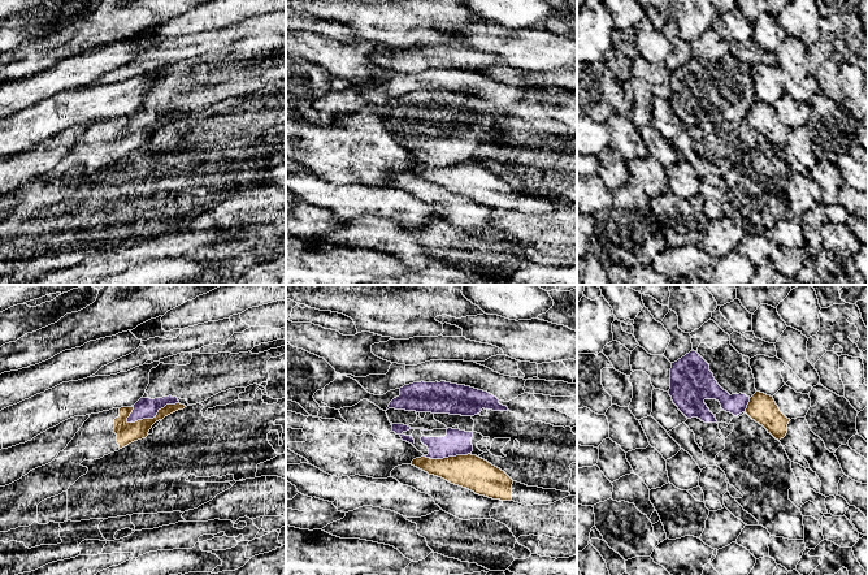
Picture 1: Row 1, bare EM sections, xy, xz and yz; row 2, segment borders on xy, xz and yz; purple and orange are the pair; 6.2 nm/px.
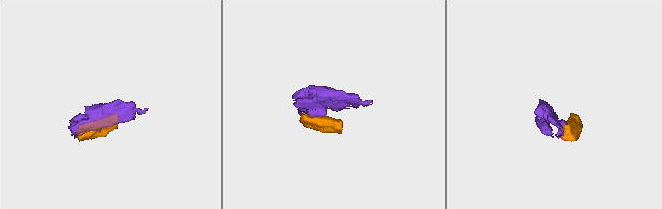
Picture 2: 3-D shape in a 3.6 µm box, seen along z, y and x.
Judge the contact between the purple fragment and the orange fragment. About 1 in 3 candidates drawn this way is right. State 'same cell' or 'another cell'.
another cell

